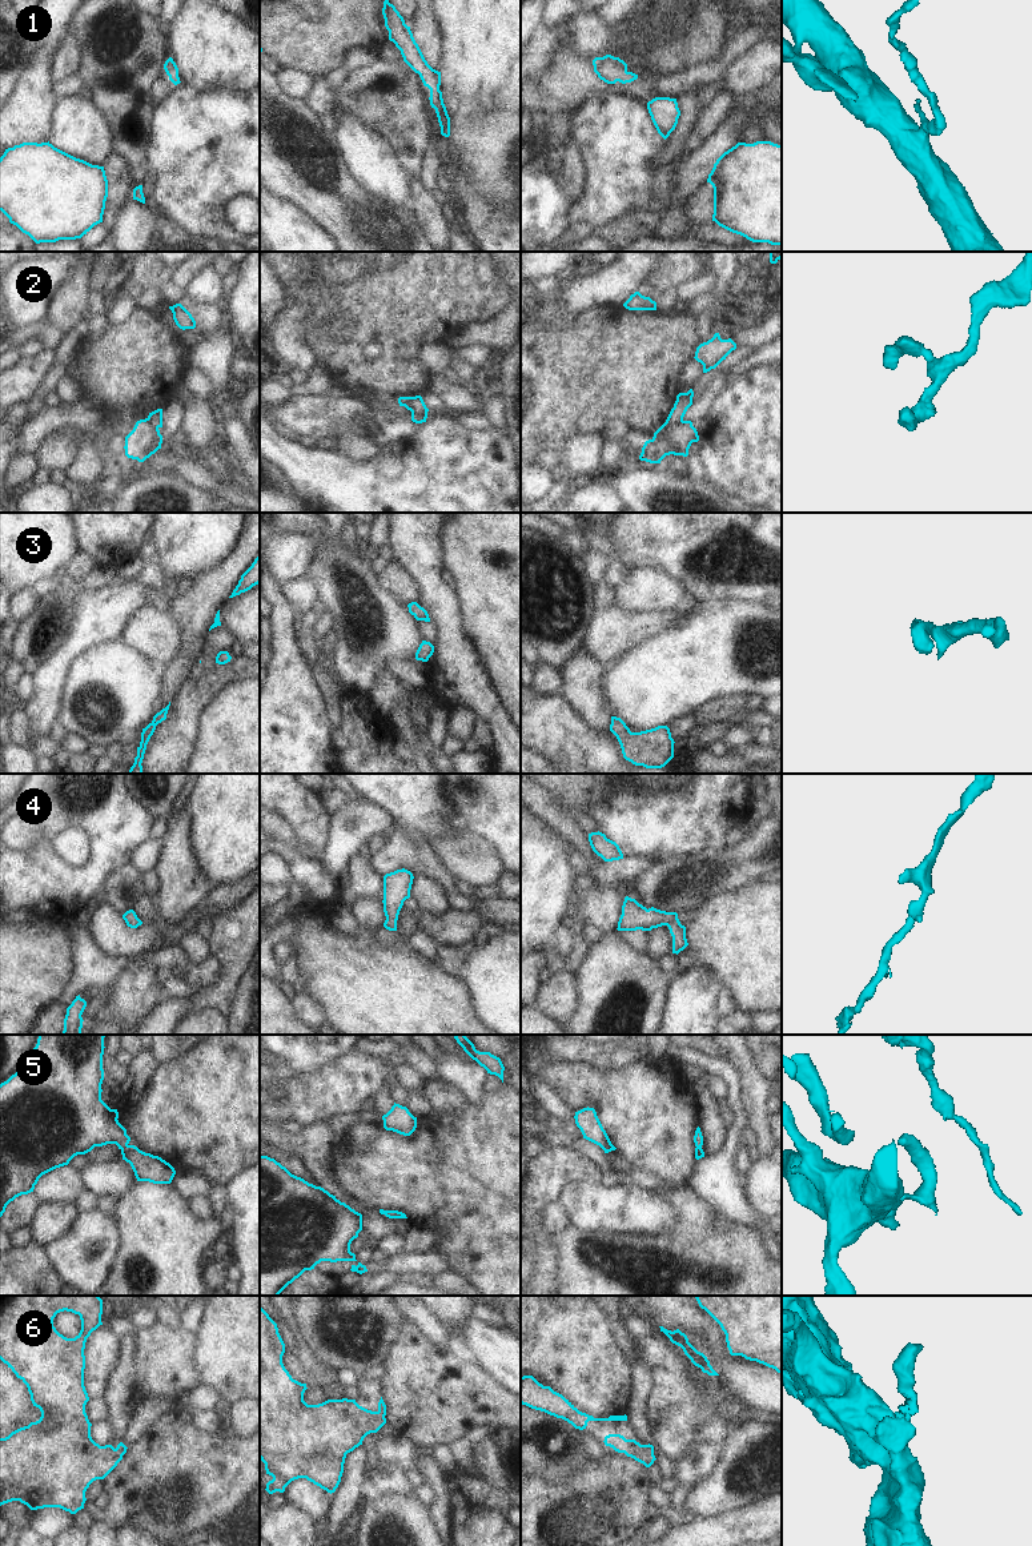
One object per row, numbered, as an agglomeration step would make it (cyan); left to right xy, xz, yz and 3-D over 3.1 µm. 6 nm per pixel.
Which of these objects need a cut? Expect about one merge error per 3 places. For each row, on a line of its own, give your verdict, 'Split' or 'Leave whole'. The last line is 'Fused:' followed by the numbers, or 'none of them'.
1: Leave whole
2: Split
3: Leave whole
4: Leave whole
5: Leave whole
6: Leave whole
Fused: 2

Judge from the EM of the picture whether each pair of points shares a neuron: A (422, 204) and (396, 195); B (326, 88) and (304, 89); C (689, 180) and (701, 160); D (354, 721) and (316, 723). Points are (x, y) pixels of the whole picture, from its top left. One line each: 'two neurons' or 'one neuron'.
A: two neurons
B: two neurons
C: one neuron
D: two neurons

